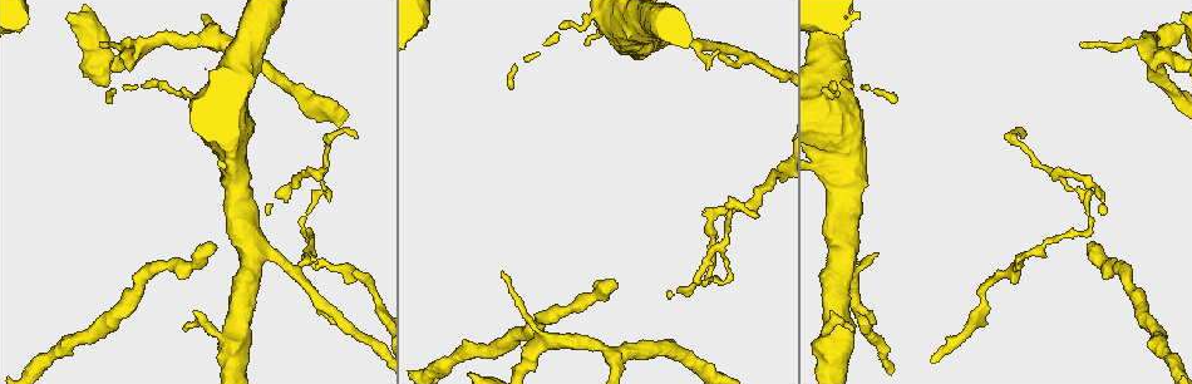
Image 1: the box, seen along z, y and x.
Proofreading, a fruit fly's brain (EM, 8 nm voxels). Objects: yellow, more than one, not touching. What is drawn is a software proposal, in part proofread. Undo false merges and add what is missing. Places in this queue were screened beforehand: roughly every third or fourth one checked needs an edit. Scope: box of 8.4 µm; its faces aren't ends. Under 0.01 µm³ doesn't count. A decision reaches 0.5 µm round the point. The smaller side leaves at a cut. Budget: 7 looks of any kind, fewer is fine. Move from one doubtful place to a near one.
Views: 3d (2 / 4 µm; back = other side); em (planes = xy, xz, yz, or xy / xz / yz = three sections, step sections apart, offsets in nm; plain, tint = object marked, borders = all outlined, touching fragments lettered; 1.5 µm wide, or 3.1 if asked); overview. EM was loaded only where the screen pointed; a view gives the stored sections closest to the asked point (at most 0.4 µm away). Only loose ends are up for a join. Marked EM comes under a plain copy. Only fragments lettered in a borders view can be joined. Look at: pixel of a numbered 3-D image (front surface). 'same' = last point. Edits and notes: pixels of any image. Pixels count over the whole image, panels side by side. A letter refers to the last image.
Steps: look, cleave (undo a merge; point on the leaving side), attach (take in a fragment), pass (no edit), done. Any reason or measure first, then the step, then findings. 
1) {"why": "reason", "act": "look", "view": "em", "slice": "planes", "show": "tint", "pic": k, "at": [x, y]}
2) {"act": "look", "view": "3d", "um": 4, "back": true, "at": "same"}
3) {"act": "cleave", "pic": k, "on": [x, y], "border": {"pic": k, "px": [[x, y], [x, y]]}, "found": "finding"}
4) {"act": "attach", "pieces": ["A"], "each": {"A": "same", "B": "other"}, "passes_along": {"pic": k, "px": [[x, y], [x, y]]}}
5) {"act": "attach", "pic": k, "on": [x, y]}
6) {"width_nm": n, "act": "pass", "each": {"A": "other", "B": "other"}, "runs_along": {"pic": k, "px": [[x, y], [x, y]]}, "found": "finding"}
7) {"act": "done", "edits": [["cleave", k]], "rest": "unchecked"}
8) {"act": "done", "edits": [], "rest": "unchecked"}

{"why": "three arms meet", "act": "look", "view": "3d", "um": 4, "back": true, "pic": 1, "at": [824, 337]}

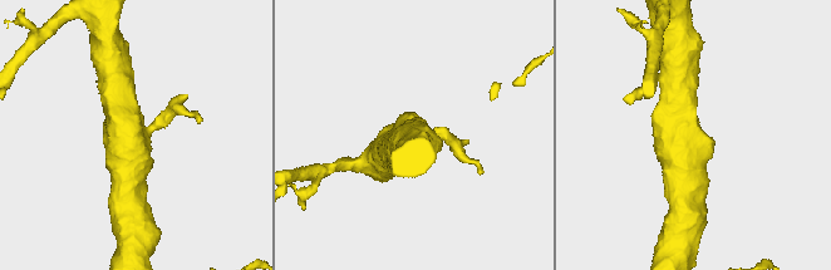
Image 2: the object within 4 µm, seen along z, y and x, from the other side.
{"arms": 3, "arm_widths_nm": [200, 440, 480], "why": "now the EM", "act": "look", "view": "em", "slice": "xy", "step": 8, "show": "tint", "pic": 2, "at": [145, 132]}

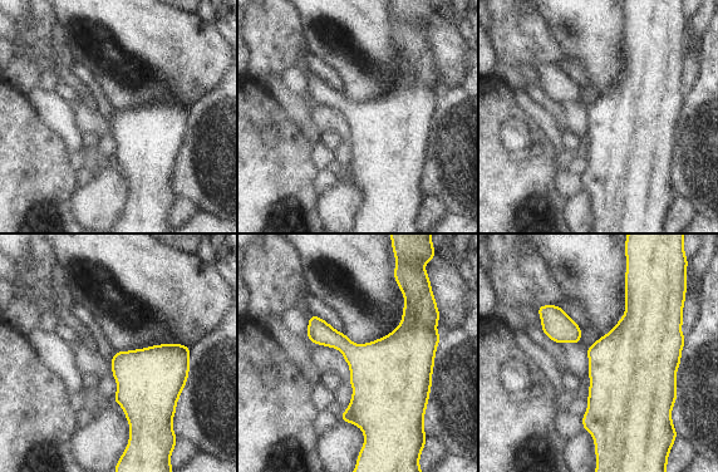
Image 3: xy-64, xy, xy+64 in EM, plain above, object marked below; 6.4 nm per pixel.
{"act": "look", "view": "em", "slice": "xy", "step": 8, "show": "borders", "at": "same"}

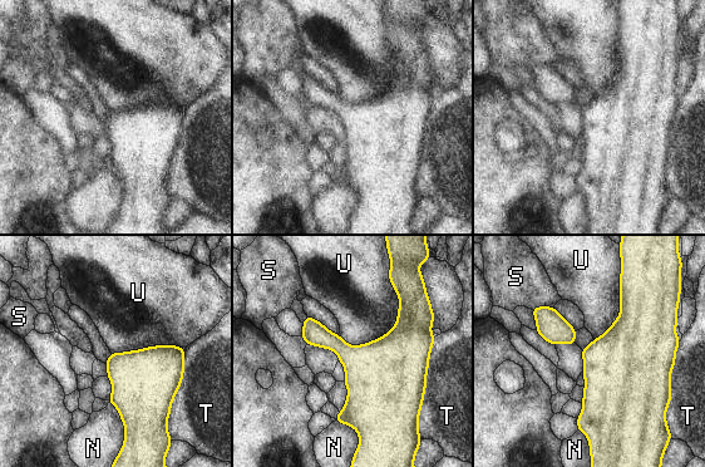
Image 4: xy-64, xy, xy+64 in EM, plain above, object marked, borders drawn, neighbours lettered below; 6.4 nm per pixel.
{"width_nm": 190, "act": "pass", "each": {"N": "other", "S": "other", "T": "other", "U": "other"}, "border": {"pic": 4, "px": [[389, 276], [395, 324], [348, 345]]}, "found": "one cell here"}

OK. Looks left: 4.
{"why": "two arms at a narrow angle", "act": "look", "view": "3d", "um": 2, "pic": 1, "at": [318, 179]}

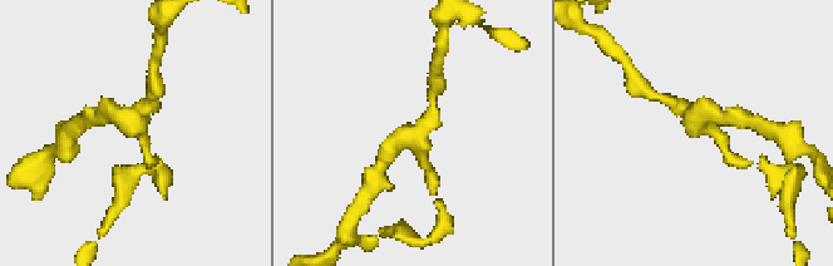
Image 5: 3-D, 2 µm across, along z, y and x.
{"act": "look", "view": "em", "slice": "planes", "show": "borders", "pic": 5, "at": [709, 132]}

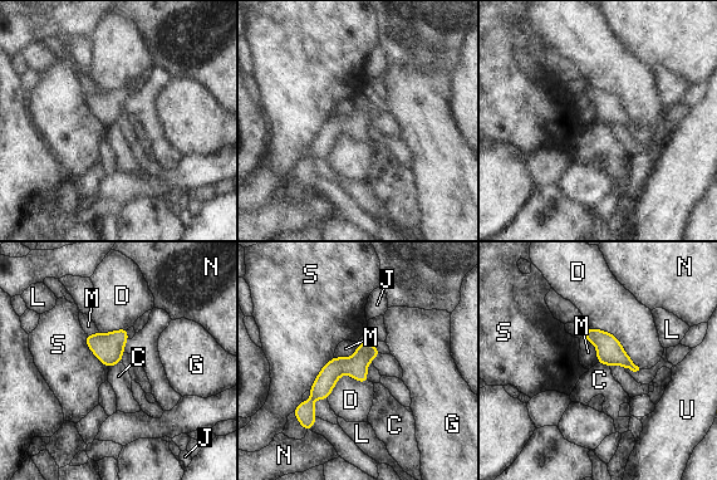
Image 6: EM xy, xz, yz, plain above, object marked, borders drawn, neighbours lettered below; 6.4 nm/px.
{"act": "pass", "each": {"C": "other", "D": "other", "G": "other", "J": "other", "L": "other", "M": "other", "N": "other", "S": "other", "U": "other"}, "runs_along": {"pic": 6, "px": [[367, 343], [300, 419]]}, "found": "one cell here"}

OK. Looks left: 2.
{"why": "end of a long branch", "act": "look", "view": "em", "slice": "planes", "show": "borders", "pic": 1, "at": [214, 247]}

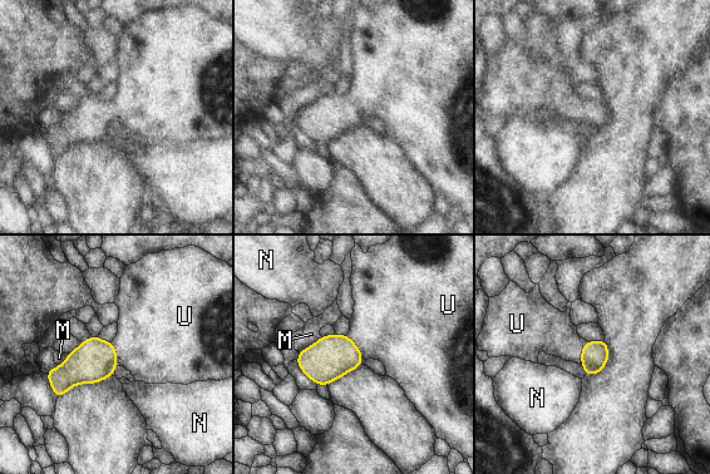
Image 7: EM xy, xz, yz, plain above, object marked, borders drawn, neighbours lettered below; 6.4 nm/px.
{"width_nm": 180, "act": "attach", "pieces": ["U"], "each": {"M": "other", "N": "other", "U": "same"}, "passes_along": {"pic": 7, "px": [[94, 360], [116, 354], [152, 342]]}, "found": "it goes on there"}

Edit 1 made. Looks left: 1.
{"act": "done", "edits": [["attach", 7]], "rest": "unchecked"}

